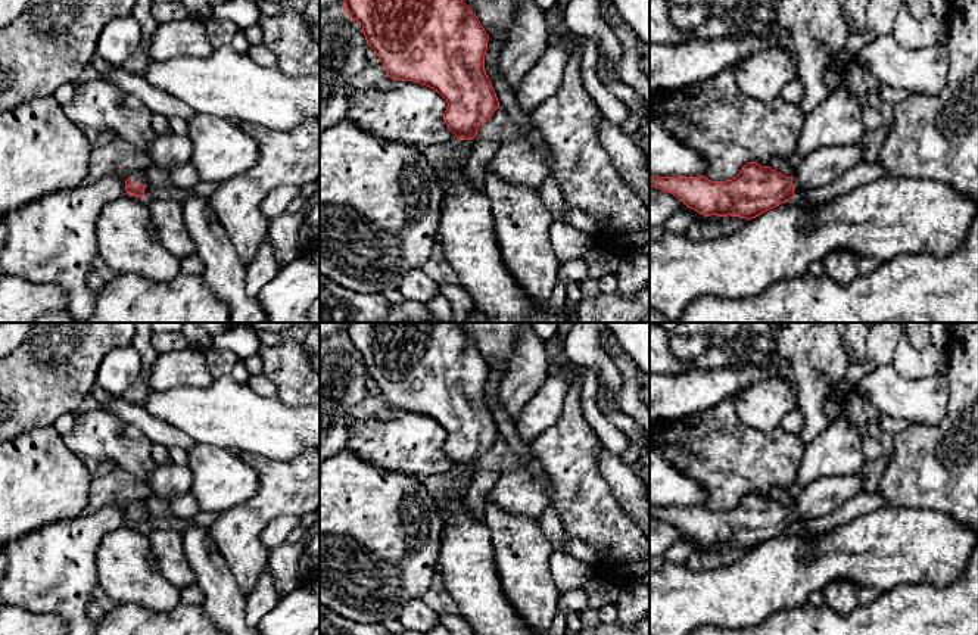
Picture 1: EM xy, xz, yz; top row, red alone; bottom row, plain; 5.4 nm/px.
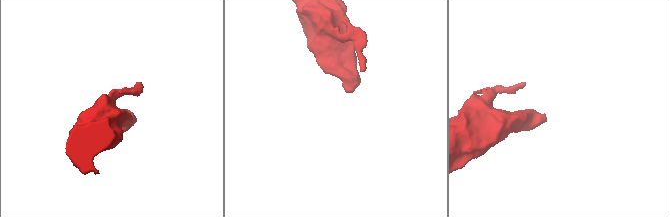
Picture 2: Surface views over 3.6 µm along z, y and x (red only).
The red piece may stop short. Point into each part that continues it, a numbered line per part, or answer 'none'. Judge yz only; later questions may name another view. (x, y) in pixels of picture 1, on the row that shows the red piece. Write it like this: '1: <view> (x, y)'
1: yz (822, 167)

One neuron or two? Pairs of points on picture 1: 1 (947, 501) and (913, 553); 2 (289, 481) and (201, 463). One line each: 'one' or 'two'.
1: two
2: two

